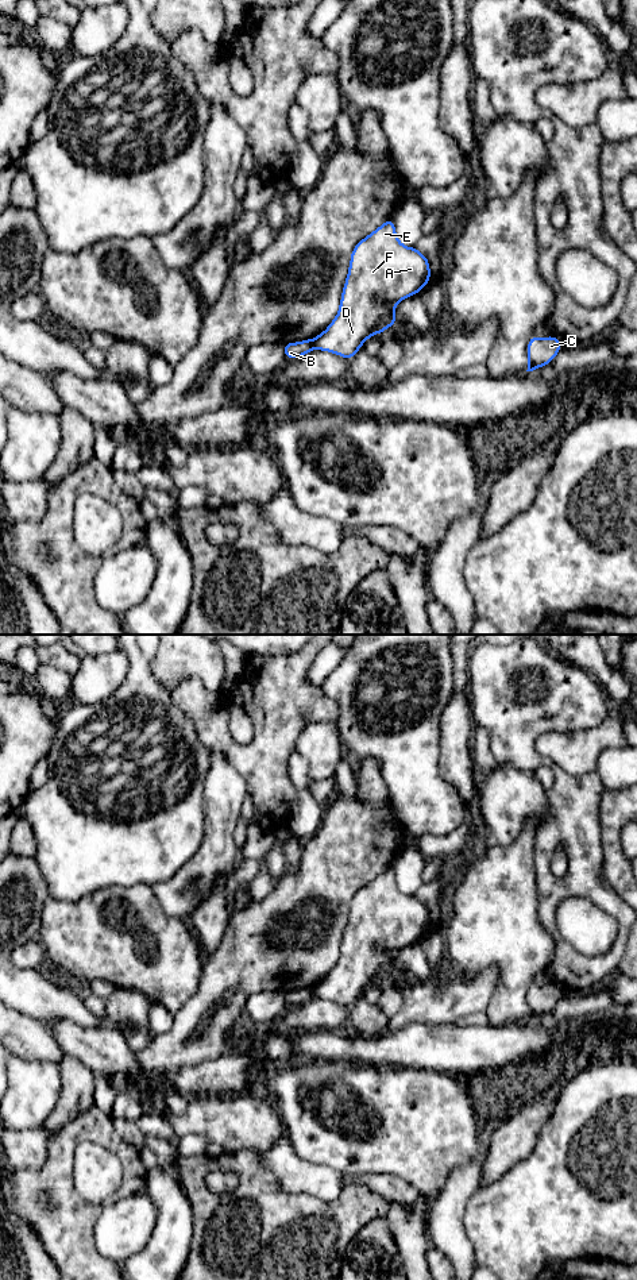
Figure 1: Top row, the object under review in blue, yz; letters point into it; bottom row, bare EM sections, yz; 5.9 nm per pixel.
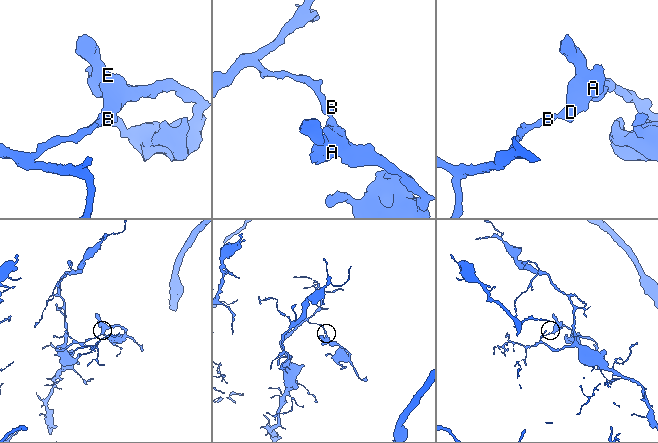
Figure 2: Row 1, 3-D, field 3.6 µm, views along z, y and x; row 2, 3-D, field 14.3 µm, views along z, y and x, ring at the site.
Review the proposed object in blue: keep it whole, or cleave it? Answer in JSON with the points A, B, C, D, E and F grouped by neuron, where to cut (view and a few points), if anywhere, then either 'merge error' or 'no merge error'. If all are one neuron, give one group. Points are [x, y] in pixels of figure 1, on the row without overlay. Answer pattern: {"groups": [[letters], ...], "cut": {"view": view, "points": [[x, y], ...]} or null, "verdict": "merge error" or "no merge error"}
{"groups": [["A", "C", "D", "E", "F"], ["B"]], "cut": {"view": "yz", "points": [[312, 987], [315, 995]]}, "verdict": "merge error"}

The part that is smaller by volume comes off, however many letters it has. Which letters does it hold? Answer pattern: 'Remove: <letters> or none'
Remove: A, C, D, E, F

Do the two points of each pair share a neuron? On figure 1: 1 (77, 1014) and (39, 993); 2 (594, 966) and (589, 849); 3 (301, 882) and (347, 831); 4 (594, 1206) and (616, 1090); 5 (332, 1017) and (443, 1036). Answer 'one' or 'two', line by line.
1: one
2: one
3: one
4: one
5: two

